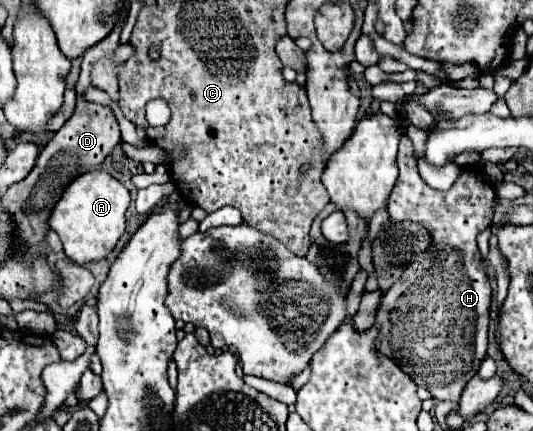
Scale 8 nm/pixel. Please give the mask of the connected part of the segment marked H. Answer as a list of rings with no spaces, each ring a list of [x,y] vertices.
[[[402,134],[400,138],[400,152],[398,152],[398,166],[400,176],[392,188],[388,198],[388,212],[394,220],[412,220],[420,222],[432,236],[432,246],[428,248],[430,256],[416,258],[400,276],[396,284],[384,294],[376,326],[380,328],[378,334],[378,350],[390,358],[394,358],[402,370],[418,384],[430,390],[436,400],[450,400],[458,404],[460,392],[464,384],[478,372],[482,360],[486,358],[488,348],[488,324],[490,324],[490,304],[492,304],[492,286],[486,274],[486,266],[482,262],[480,250],[476,246],[476,236],[486,230],[488,222],[486,216],[492,210],[492,202],[496,198],[494,186],[484,174],[474,166],[462,166],[460,178],[448,192],[440,192],[430,188],[418,174],[416,174],[416,158],[412,140]]]

